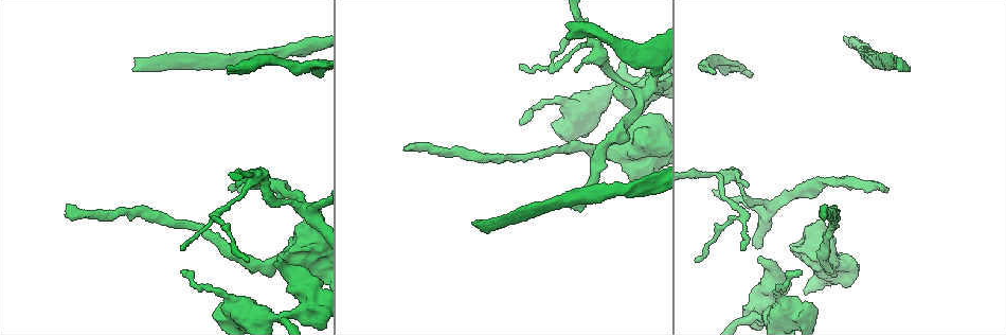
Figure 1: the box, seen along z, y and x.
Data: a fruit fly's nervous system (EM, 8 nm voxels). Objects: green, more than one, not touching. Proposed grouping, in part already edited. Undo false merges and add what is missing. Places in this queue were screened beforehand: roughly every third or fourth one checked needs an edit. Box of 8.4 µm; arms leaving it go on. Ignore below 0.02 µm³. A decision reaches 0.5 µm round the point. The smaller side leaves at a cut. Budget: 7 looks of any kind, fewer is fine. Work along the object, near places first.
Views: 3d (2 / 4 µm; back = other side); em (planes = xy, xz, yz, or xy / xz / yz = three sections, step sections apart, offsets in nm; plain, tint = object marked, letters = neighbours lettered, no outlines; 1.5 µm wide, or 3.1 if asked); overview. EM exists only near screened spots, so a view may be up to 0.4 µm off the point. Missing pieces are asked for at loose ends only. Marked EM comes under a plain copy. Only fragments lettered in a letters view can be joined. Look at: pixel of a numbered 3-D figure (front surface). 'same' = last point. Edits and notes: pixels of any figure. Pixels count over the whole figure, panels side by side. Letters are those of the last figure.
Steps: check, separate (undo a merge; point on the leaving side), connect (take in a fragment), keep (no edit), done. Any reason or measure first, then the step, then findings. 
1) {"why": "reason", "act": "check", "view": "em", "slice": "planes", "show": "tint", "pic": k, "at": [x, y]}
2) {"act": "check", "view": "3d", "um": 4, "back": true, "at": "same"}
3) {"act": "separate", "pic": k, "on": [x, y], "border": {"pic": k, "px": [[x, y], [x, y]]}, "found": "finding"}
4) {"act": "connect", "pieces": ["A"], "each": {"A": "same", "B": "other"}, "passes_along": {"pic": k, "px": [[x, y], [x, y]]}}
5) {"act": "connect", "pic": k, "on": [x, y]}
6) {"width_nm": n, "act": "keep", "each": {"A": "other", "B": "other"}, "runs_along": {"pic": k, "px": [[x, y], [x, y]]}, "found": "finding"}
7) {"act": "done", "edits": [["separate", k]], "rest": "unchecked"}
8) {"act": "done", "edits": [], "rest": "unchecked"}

{"why": "end of a long branch", "act": "check", "view": "3d", "um": 4, "pic": 1, "at": [405, 151]}

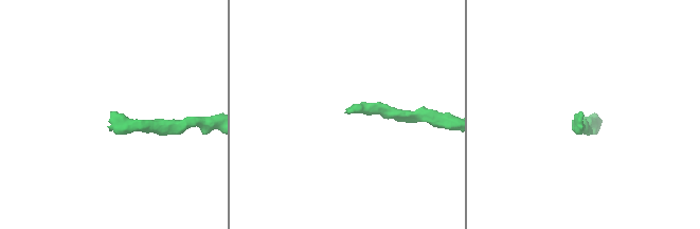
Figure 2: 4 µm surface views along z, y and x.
{"act": "check", "view": "em", "slice": "xy", "step": 8, "show": "letters", "pic": 2, "at": [347, 112]}

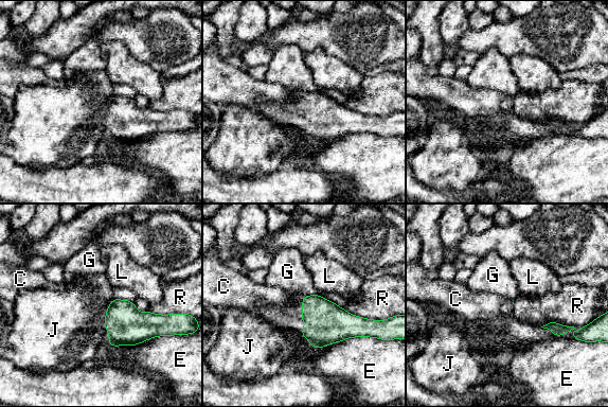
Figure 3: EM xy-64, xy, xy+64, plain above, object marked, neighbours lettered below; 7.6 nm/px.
{"act": "connect", "pic": 3, "on": [281, 306], "each": {"C": "same", "E": "other", "G": "other", "J": "other", "L": "other", "R": "other"}, "passes_along": {"pic": 3, "px": [[326, 323], [302, 306], [281, 306]]}, "found": "it goes on there"}

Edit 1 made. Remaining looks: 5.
{"why": "see it whole again", "act": "check", "view": "overview"}

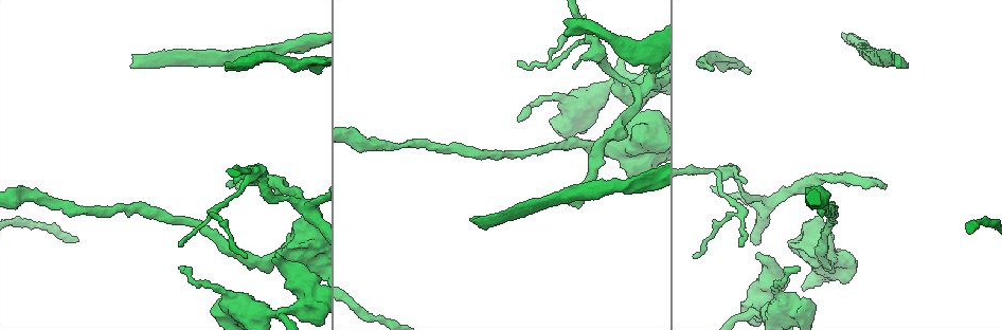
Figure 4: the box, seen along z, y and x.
{"why": "branch stops here", "act": "check", "view": "em", "slice": "yz", "step": 4, "show": "tint", "pic": 4, "at": [800, 267]}

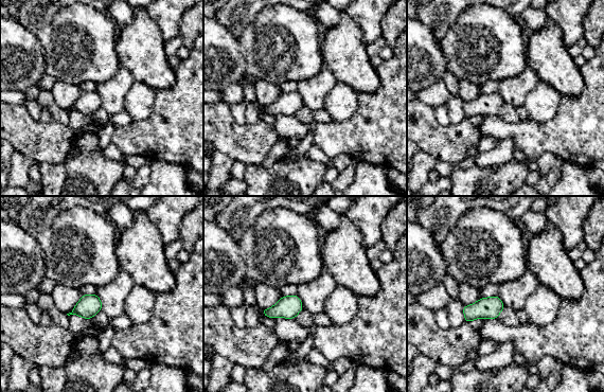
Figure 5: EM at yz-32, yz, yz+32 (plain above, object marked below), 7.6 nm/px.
{"why": "another direction", "act": "check", "view": "em", "slice": "planes", "show": "letters", "at": "same"}

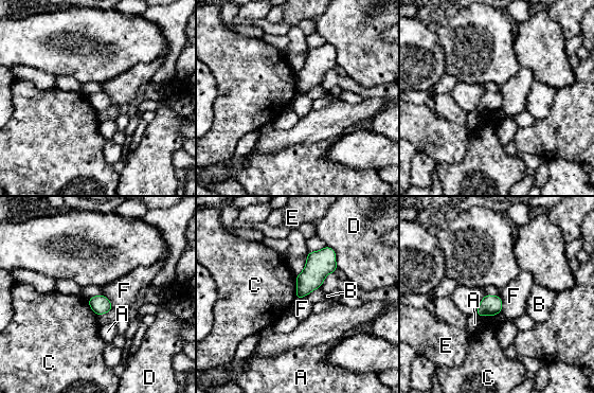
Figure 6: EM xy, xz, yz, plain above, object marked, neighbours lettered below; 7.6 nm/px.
{"act": "keep", "each": {"A": "other", "B": "other", "C": "other", "D": "other", "E": "other", "F": "other"}, "border": {"pic": 6, "px": [[499, 296], [502, 311]]}, "found": "none of them fits"}

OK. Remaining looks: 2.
{"why": "stops while still wide", "act": "check", "view": "em", "slice": "planes", "show": "tint", "pic": 4, "at": [616, 80]}

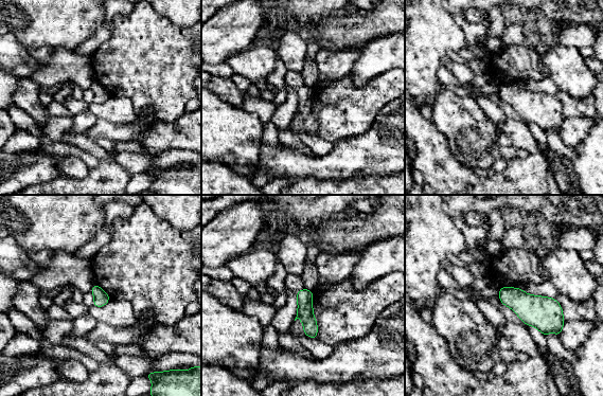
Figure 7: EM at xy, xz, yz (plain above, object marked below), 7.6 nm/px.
{"act": "check", "view": "em", "slice": "planes", "show": "letters", "at": "same"}

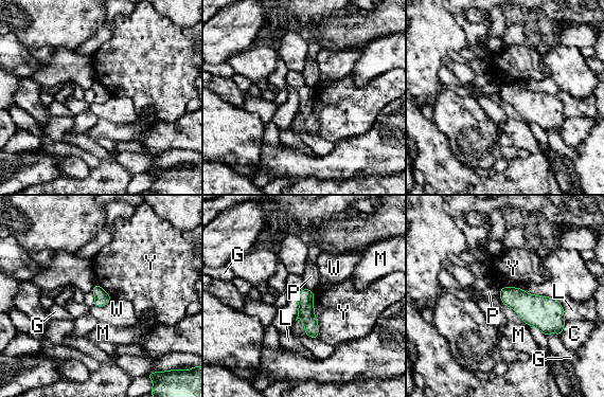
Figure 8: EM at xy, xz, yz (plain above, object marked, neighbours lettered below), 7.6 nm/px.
{"act": "keep", "each": {"C": "other", "G": "other", "L": "other", "M": "other", "P": "other", "W": "other", "Y": "other"}, "runs_along": {"pic": 8, "px": [[305, 291], [305, 312], [315, 335]]}, "found": "none of them fits"}

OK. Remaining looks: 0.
{"act": "done", "edits": [["connect", 3]], "rest": "unchecked"}

